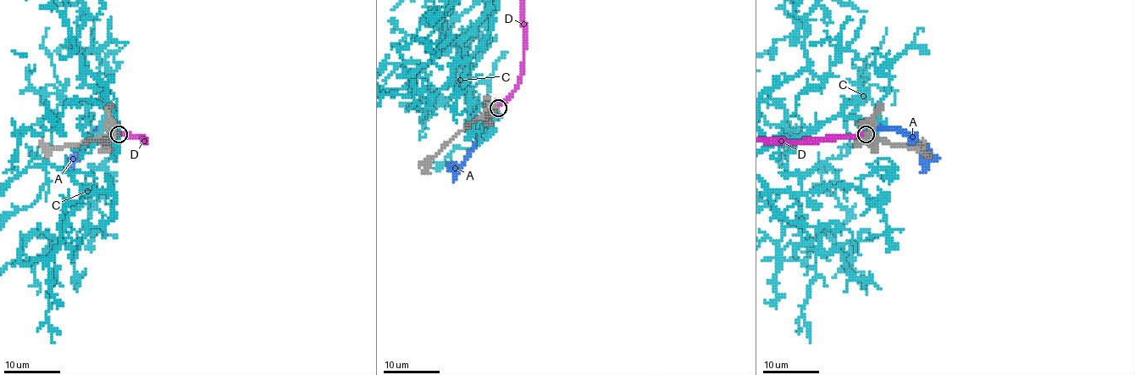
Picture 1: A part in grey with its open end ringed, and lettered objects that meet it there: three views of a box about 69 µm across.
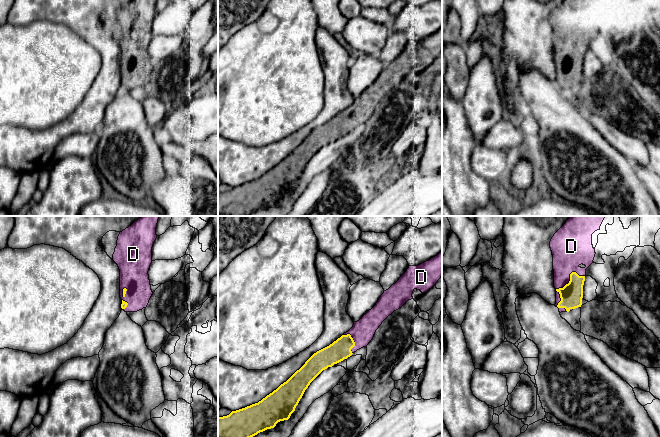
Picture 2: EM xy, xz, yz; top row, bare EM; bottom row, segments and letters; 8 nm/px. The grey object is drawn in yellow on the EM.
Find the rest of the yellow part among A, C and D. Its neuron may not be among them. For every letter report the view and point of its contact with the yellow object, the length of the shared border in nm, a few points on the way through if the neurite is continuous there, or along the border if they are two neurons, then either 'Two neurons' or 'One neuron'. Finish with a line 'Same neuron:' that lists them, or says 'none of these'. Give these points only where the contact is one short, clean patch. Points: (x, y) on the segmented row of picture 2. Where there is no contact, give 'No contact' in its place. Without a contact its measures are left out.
A: No contact. Two neurons
C: No contact. Two neurons
D: Touches yellow at yz (566, 284). Shared border 340 nm. One neuron
Same neuron: D

